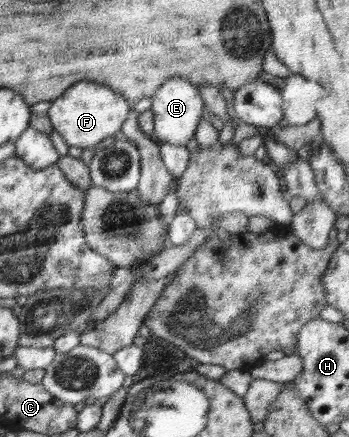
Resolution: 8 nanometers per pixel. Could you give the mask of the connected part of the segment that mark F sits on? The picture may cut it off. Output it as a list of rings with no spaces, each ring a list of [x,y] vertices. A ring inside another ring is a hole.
[[[76,82],[64,98],[51,101],[47,115],[54,131],[59,132],[62,139],[70,146],[80,149],[96,147],[100,140],[112,136],[122,130],[123,122],[127,120],[129,101],[112,87],[94,82]]]

